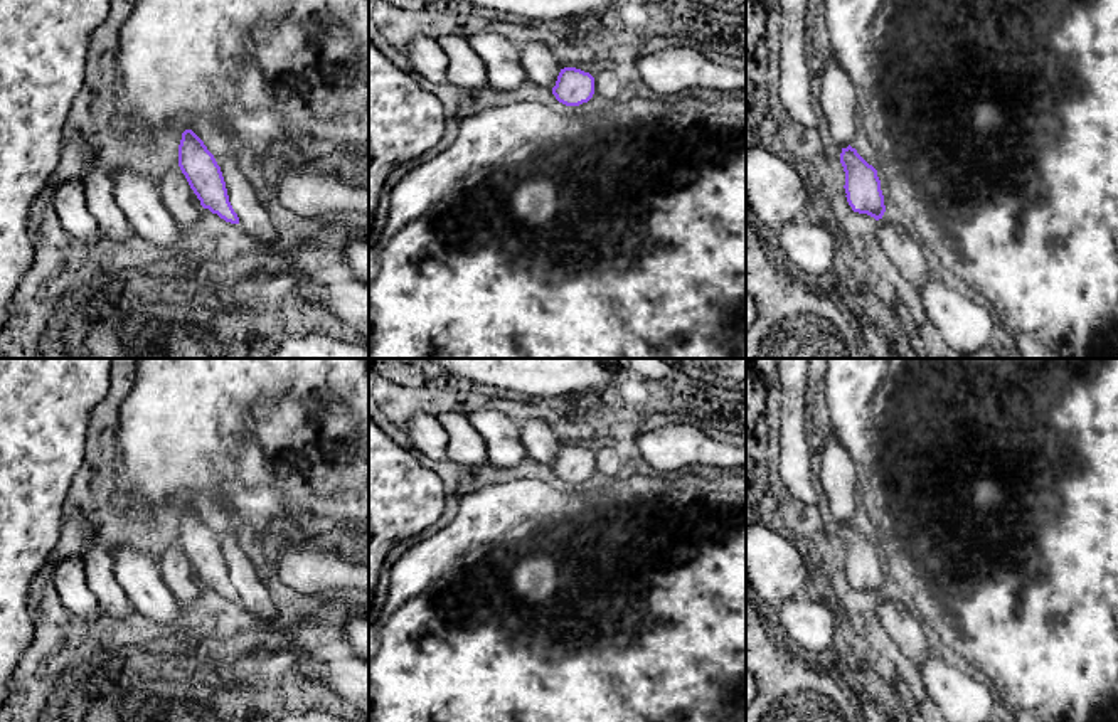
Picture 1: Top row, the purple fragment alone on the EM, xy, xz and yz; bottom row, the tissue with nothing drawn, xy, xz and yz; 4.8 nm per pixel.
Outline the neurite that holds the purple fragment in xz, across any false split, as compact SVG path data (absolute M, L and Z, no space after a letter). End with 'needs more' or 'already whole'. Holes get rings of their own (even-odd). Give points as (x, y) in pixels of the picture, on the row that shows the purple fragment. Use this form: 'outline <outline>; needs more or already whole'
outline M564 67L557 76L552 94L566 106L579 106L593 98L594 77L576 67Z; already whole

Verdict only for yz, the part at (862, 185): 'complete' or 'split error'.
complete

